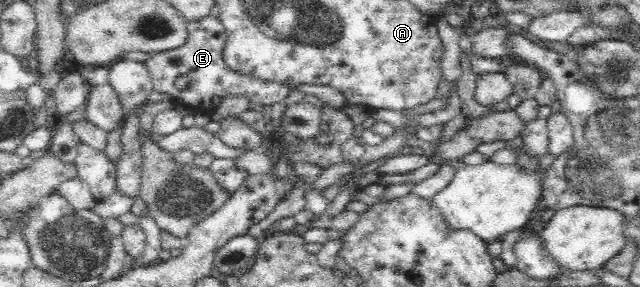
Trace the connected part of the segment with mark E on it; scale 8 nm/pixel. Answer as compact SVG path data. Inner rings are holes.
M208 16L196 21L187 22L185 42L177 48L168 51L151 53L144 61L144 66L150 72L153 90L164 93L172 98L172 102L186 105L193 113L202 113L207 116L218 109L227 95L244 96L252 107L273 106L275 103L284 103L291 93L288 88L275 82L262 82L250 76L242 76L230 72L223 60L223 49L227 33L219 18ZM186 75L191 83L186 90L180 90L175 85L177 76Z

